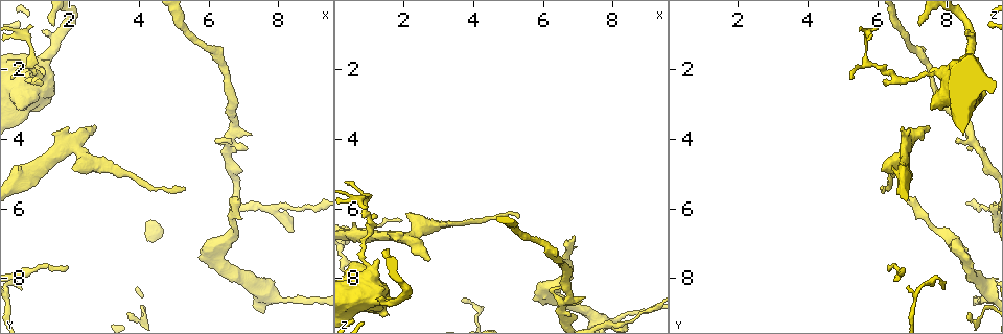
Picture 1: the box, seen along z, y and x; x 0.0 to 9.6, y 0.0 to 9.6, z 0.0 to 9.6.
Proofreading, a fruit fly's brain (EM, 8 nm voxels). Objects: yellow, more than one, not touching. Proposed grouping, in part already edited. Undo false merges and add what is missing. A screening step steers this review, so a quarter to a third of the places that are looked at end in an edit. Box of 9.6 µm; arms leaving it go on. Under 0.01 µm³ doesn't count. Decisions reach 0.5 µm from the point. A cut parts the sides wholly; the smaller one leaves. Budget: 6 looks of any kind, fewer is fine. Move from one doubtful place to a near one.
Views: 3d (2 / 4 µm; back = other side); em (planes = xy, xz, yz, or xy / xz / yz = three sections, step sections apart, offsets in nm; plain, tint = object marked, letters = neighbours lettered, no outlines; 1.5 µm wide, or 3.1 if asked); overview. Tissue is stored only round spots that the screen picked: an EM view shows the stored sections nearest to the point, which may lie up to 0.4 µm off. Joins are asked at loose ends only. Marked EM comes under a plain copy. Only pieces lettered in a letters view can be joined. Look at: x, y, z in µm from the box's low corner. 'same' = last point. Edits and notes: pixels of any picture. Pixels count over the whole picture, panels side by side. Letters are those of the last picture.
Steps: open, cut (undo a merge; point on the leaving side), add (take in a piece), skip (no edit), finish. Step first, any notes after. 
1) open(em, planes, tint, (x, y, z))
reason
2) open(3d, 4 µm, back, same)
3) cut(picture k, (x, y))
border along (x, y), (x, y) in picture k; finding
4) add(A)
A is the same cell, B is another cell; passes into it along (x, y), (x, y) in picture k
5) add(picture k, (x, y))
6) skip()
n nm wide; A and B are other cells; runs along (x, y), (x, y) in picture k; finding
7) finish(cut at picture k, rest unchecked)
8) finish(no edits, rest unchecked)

open(3d, 2 µm, (1.90, 7.65, 6.35))
tapers out

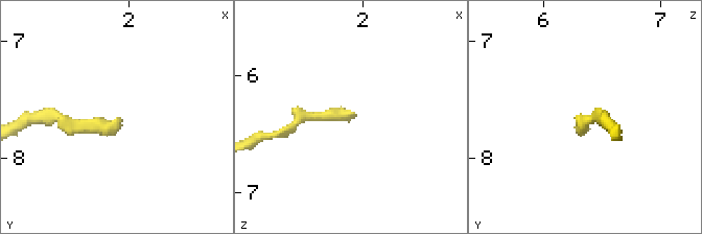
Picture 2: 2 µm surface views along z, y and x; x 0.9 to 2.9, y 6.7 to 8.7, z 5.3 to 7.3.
open(em, yz, step 8, letters, (1.92, 7.64, 6.30))
need the tissue

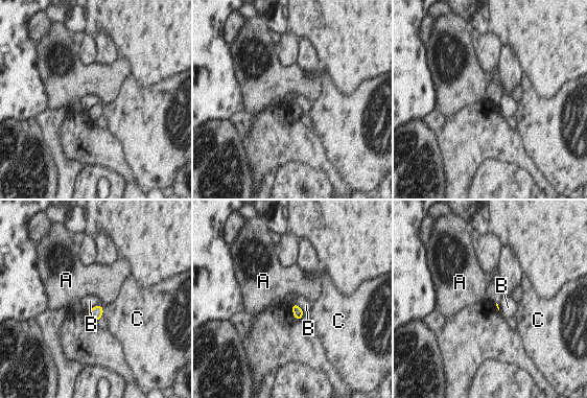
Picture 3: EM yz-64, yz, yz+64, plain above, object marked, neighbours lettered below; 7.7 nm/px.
open(em, planes, letters, same)

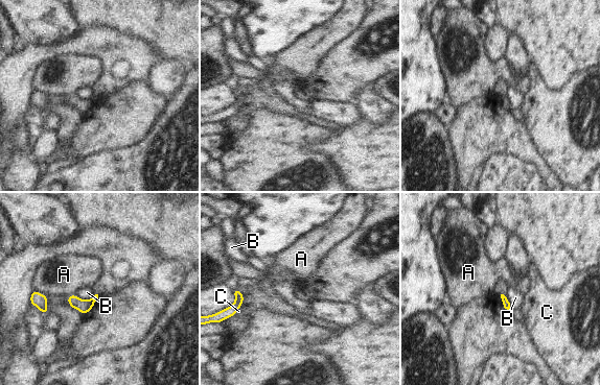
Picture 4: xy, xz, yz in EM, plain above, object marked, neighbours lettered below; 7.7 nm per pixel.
skip()
A, B and C are other cells; border along (74, 293), (84, 299), (96, 294) in picture 4; none of them fits

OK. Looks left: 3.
open(3d, 4 µm, back, (1.95, 3.65, 6.65))
branch stops here

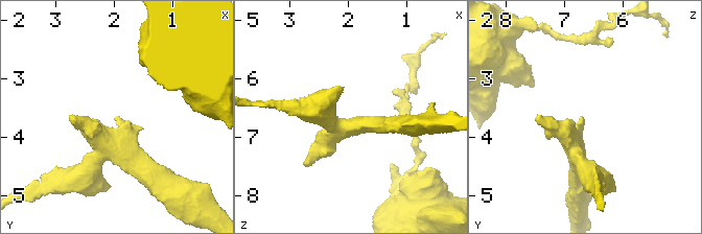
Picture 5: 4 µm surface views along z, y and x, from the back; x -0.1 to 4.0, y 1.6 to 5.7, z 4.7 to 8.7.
open(em, planes, letters, (2.00, 3.70, 6.70))
shape alone is not enough

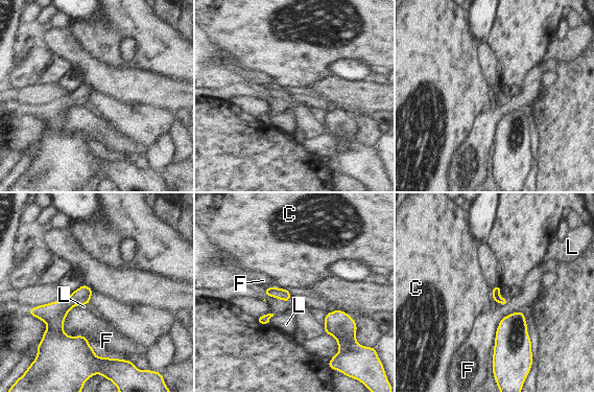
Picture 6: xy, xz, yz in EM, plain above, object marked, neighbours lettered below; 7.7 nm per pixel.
skip()
C, F and L are other cells; border along (274, 285), (290, 291) in picture 6; no lettered piece goes on from it

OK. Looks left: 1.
finish(no edits, rest unchecked)

